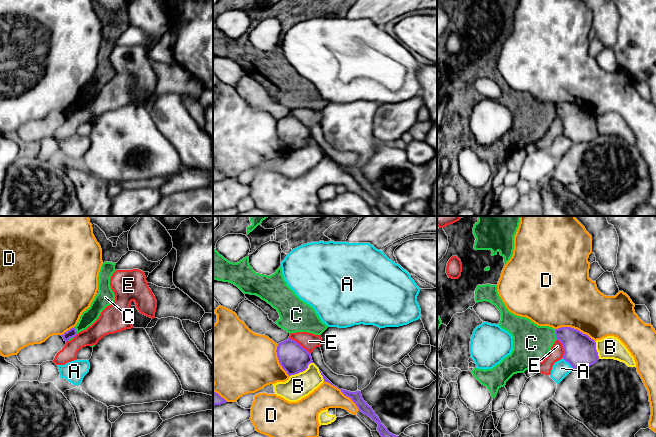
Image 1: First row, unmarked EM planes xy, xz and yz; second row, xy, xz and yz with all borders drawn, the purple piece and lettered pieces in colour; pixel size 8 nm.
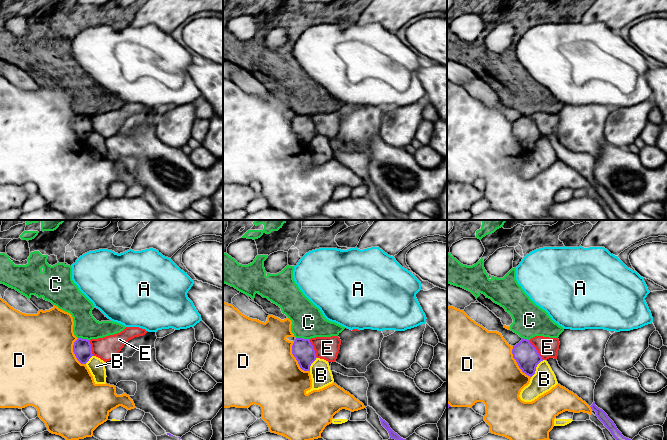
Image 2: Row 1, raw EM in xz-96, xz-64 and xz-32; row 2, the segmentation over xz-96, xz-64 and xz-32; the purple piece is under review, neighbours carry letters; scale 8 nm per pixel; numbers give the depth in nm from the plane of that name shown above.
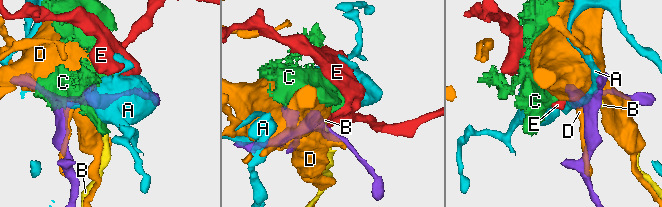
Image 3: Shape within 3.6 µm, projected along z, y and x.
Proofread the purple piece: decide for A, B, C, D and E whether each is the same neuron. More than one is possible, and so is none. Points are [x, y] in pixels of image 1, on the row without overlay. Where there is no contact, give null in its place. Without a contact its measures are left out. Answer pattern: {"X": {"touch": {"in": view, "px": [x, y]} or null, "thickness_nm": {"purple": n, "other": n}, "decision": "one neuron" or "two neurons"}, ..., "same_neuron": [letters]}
{"A": {"touch": {"in": "yz", "px": [568, 138]}, "thickness_nm": {"purple": 260, "other": 140}, "decision": "two neurons"}, "B": {"touch": {"in": "xz", "px": [301, 147]}, "thickness_nm": {"purple": 240, "other": 200}, "decision": "two neurons"}, "C": {"touch": {"in": "yz", "px": [555, 109]}, "thickness_nm": {"purple": 260, "other": 300}, "decision": "two neurons"}, "D": {"touch": {"in": "xz", "px": [343, 169]}, "thickness_nm": {"purple": 90, "other": 200}, "decision": "two neurons"}, "E": {"touch": {"in": "xz", "px": [299, 120]}, "thickness_nm": {"purple": 240, "other": 140}, "decision": "two neurons"}, "same_neuron": []}

